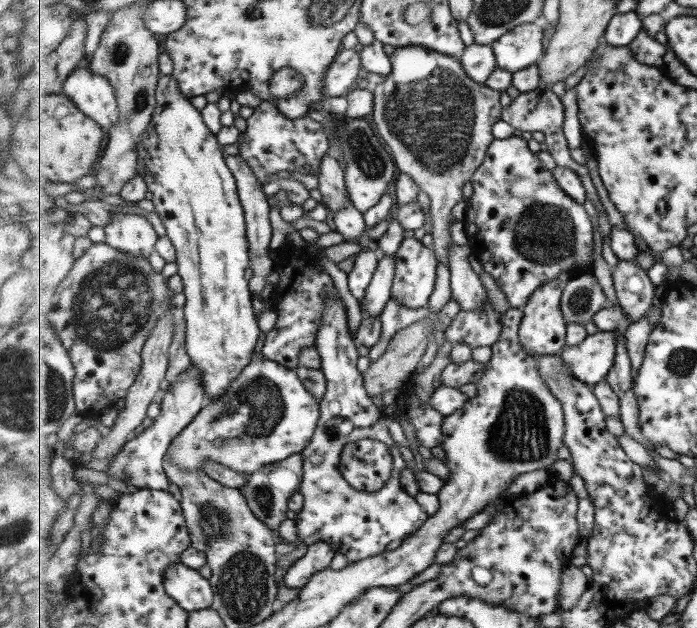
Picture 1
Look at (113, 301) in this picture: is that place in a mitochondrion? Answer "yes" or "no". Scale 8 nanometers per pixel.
yes

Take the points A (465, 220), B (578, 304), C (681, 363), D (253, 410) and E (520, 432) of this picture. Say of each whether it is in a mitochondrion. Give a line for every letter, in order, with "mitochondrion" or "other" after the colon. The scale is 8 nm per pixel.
A: other
B: mitochondrion
C: mitochondrion
D: mitochondrion
E: mitochondrion

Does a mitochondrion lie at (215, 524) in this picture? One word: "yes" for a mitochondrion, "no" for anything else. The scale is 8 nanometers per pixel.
yes

